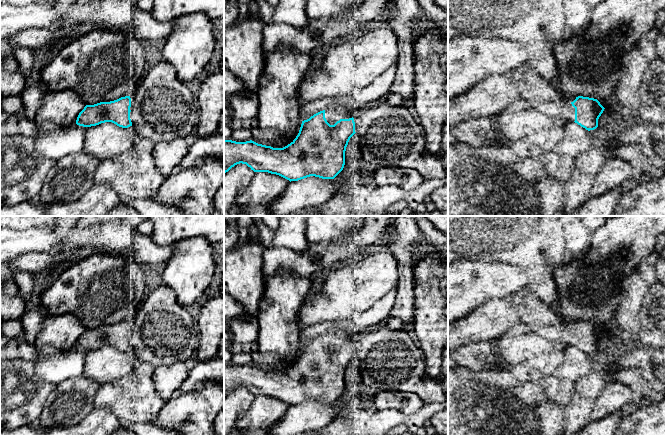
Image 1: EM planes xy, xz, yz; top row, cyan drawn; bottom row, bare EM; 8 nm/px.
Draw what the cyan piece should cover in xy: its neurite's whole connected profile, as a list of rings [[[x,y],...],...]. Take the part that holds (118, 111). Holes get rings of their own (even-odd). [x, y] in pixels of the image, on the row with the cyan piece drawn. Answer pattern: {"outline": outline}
{"outline": [[[130,96],[121,97],[110,102],[86,105],[79,113],[76,124],[83,127],[91,127],[105,122],[112,122],[119,127],[128,128],[132,126],[130,107]]]}

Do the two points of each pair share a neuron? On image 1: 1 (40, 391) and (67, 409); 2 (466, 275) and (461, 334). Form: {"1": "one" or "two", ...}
{"1": "two", "2": "two"}

